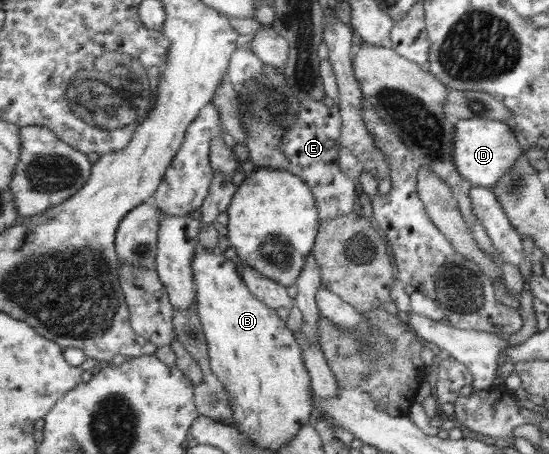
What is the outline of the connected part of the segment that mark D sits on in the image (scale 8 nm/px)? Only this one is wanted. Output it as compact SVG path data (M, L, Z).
M471 118L456 121L457 132L454 137L454 161L462 174L472 185L482 188L491 187L494 183L517 164L518 157L523 155L513 130L503 121L489 118Z

